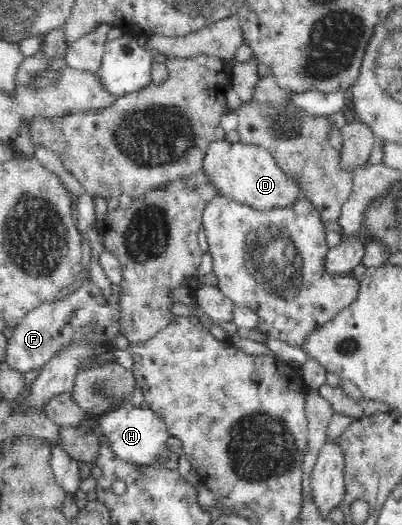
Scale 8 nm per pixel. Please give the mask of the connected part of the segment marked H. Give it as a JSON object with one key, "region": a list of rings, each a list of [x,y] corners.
{"region":[[[130,399],[126,400],[120,409],[102,417],[99,421],[101,432],[107,437],[112,451],[119,459],[137,466],[153,465],[166,451],[168,430],[166,424],[154,411],[133,406]]]}

